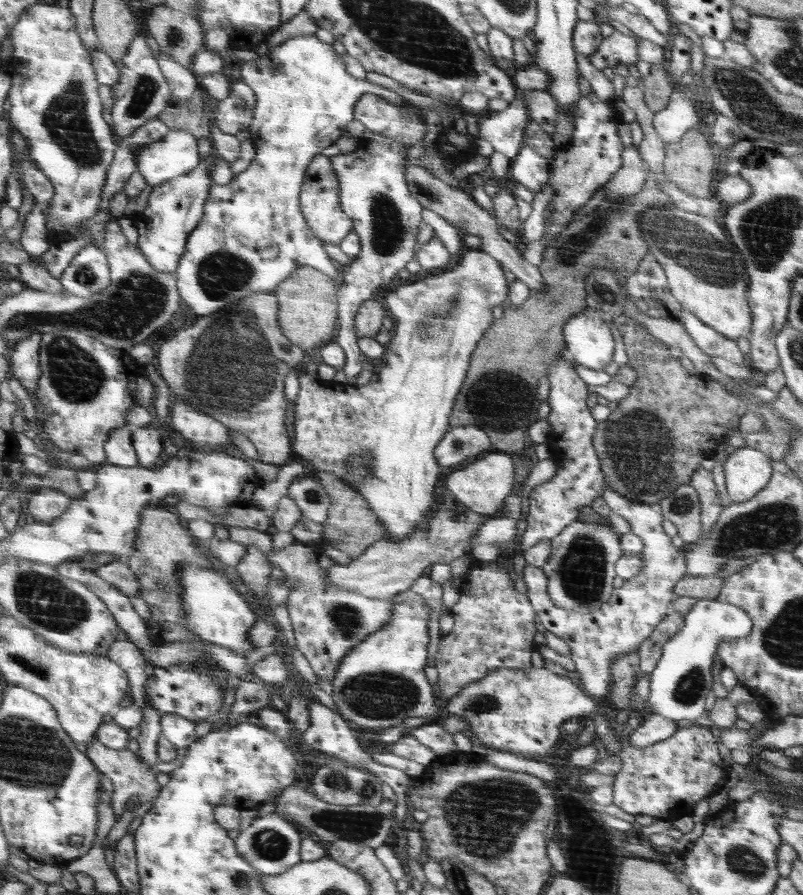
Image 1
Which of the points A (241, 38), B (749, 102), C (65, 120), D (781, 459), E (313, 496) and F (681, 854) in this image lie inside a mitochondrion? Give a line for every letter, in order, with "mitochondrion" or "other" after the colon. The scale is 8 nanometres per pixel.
A: other
B: mitochondrion
C: mitochondrion
D: other
E: mitochondrion
F: other

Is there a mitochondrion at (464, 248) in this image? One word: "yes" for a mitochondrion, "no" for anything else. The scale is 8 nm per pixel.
no

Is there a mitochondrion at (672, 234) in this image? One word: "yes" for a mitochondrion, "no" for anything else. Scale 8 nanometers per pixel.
yes

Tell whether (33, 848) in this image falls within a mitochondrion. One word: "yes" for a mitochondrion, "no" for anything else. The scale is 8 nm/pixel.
no

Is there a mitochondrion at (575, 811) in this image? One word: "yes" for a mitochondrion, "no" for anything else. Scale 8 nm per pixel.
no

